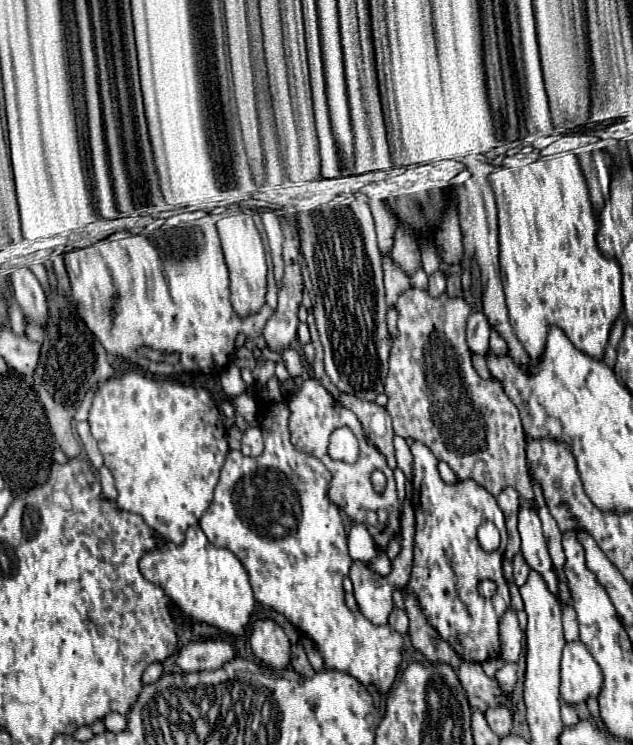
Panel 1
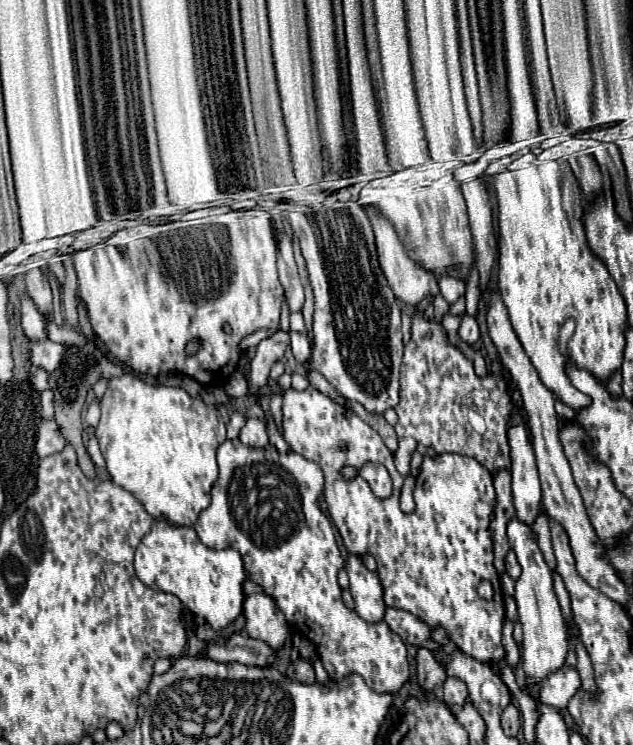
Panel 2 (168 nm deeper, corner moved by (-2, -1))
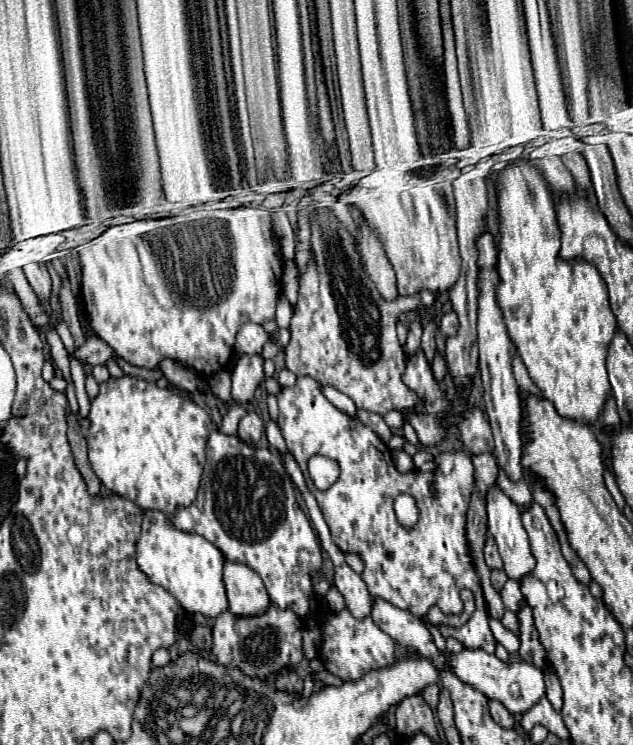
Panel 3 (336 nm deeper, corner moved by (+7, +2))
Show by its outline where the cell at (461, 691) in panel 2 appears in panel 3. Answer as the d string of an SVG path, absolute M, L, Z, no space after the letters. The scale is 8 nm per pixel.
M429 685L423 689L423 699L433 711L437 709L437 697L439 697L439 685Z

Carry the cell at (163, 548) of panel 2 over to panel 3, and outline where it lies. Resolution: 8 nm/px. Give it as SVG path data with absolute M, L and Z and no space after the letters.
M145 511L143 533L137 543L137 565L155 585L169 591L187 613L201 613L213 619L227 611L227 595L221 577L223 561L223 553L199 533L175 529L161 511Z

